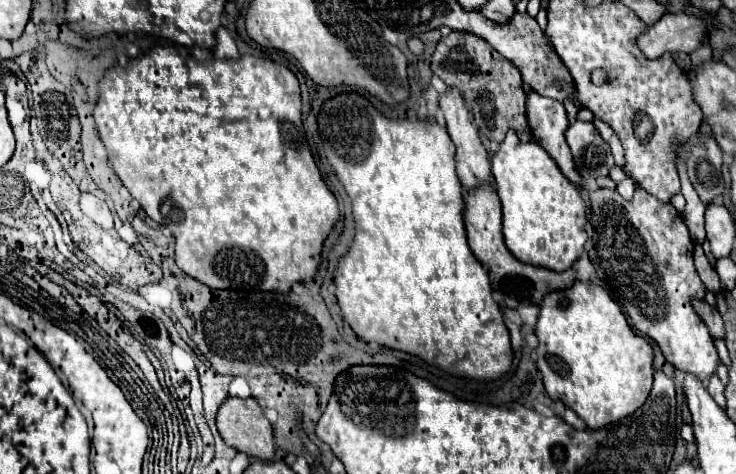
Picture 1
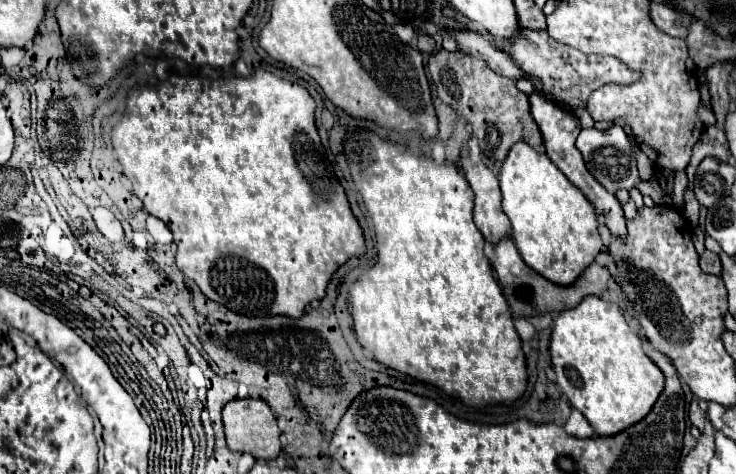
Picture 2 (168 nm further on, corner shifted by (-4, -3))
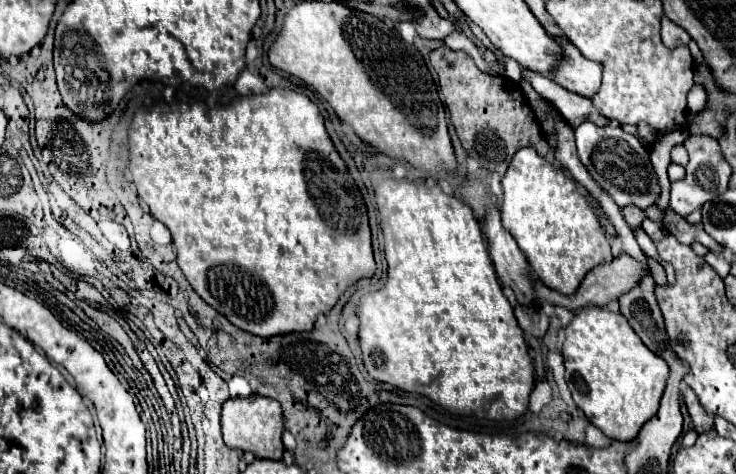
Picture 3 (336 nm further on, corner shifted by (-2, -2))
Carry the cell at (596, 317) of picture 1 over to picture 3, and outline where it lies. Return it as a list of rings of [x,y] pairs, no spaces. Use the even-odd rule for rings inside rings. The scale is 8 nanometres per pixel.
[[[584,307],[576,311],[564,333],[562,357],[574,403],[606,437],[618,441],[634,439],[640,427],[658,411],[668,365],[636,337],[622,313]]]

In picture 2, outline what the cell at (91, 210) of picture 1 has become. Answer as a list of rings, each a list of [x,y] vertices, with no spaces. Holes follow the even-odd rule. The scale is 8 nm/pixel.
[[[96,208],[92,212],[94,222],[98,226],[98,230],[110,240],[110,242],[122,242],[124,240],[124,230],[122,224],[118,222],[118,218],[108,210],[108,208]]]

